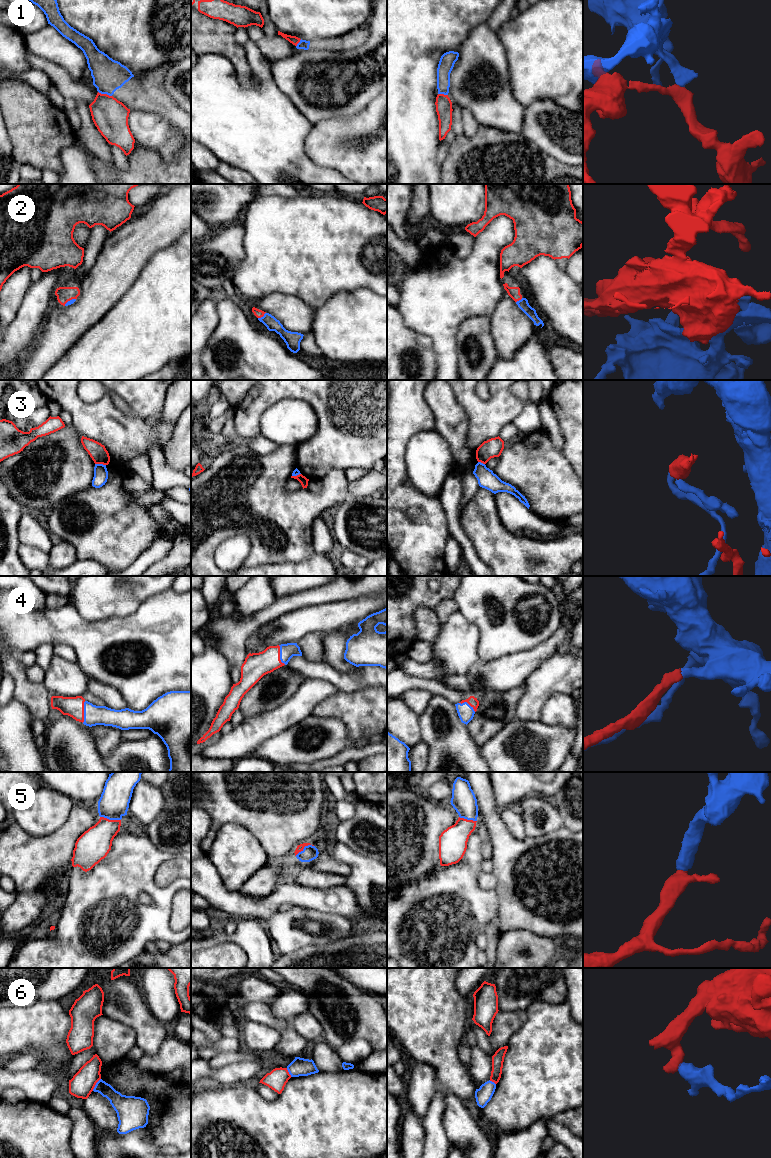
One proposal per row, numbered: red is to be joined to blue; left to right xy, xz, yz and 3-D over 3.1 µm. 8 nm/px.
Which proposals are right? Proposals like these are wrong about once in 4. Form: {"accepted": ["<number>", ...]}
{"accepted": ["2", "4", "5"]}

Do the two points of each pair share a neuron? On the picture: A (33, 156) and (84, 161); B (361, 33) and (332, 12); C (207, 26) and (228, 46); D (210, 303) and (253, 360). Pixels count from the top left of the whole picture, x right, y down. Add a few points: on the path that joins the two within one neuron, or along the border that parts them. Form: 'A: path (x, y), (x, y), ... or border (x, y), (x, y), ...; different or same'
A: border (74, 140), (60, 153), (59, 173); different
B: border (366, 25), (332, 37); different
C: path (212, 31), (223, 42); same
D: border (218, 299), (216, 305), (218, 324), (211, 336); different

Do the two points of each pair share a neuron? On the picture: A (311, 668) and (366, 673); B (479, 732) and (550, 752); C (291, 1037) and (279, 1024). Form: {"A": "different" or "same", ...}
{"A": "same", "B": "different", "C": "different"}

